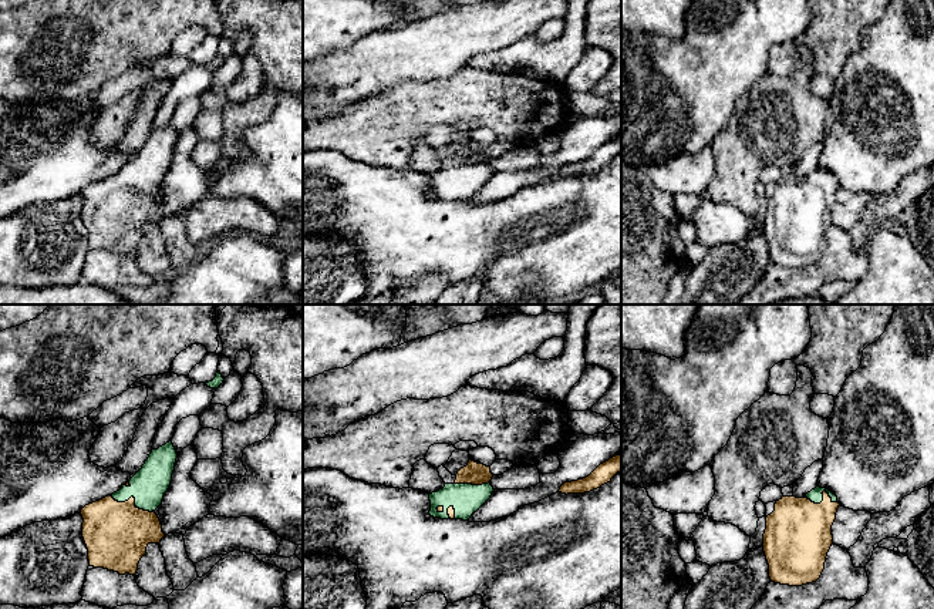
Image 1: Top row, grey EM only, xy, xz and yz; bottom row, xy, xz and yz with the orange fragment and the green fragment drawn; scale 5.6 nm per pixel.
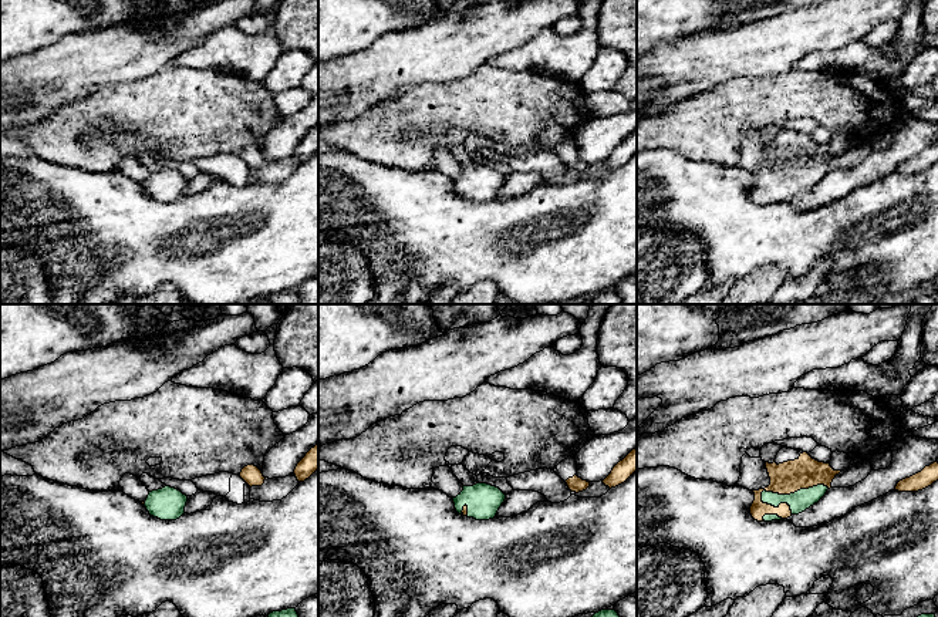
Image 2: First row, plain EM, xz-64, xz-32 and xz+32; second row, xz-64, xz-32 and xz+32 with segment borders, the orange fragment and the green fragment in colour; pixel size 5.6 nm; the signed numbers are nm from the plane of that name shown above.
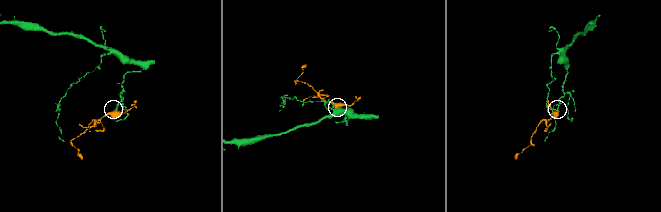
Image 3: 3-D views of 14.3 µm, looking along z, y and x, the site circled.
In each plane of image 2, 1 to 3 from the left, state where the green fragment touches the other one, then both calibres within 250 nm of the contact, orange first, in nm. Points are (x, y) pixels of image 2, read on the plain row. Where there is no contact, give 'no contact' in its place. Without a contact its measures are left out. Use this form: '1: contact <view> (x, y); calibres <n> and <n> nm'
1: contact xz-64 (144, 184); calibres 20 and 190 nm
2: contact xz-32 (466, 191); calibres 30 and 190 nm
3: contact xz+32 (790, 174); calibres 180 and 120 nm

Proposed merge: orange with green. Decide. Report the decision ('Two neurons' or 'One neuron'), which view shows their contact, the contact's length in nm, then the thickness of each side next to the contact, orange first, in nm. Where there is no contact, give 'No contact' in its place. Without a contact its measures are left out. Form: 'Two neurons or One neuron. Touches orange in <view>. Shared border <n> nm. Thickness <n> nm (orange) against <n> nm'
One neuron. Touches orange in xy. Shared border 260 nm. Thickness 360 nm (orange) against 200 nm

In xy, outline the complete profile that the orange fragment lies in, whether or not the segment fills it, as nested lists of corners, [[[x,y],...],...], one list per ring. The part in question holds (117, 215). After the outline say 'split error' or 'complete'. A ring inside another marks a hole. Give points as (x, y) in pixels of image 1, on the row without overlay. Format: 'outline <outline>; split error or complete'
outline [[[171,121],[152,131],[142,149],[119,172],[81,191],[90,248],[135,258],[146,228],[165,218],[154,192],[171,166],[176,139]]]; split error

